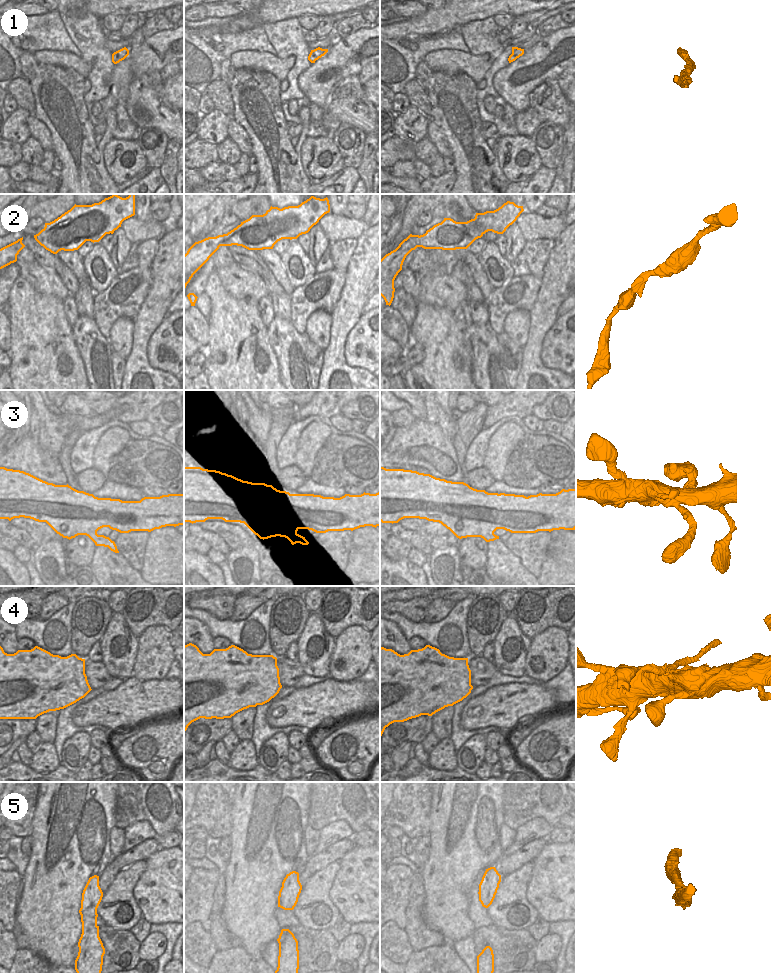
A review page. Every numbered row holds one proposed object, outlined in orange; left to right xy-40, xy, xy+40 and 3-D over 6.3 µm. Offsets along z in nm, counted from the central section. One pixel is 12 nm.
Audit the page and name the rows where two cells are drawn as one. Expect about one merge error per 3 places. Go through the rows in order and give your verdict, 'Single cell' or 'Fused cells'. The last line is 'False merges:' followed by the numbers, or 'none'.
1: Single cell
2: Single cell
3: Single cell
4: Fused cells
5: Single cell
False merges: 4.

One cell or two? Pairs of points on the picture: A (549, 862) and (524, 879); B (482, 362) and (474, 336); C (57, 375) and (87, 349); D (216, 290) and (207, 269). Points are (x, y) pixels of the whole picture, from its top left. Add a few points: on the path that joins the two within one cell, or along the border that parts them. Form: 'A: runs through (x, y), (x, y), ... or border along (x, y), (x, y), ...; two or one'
A: border along (532, 861), (533, 868), (525, 897); two
B: runs through (482, 356), (482, 345), (479, 342); one
C: border along (72, 333), (74, 344), (84, 366), (86, 378); two
D: border along (214, 271), (209, 275), (204, 291); two

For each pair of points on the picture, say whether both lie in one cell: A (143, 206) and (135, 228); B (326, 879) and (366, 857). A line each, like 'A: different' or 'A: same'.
A: different
B: different

